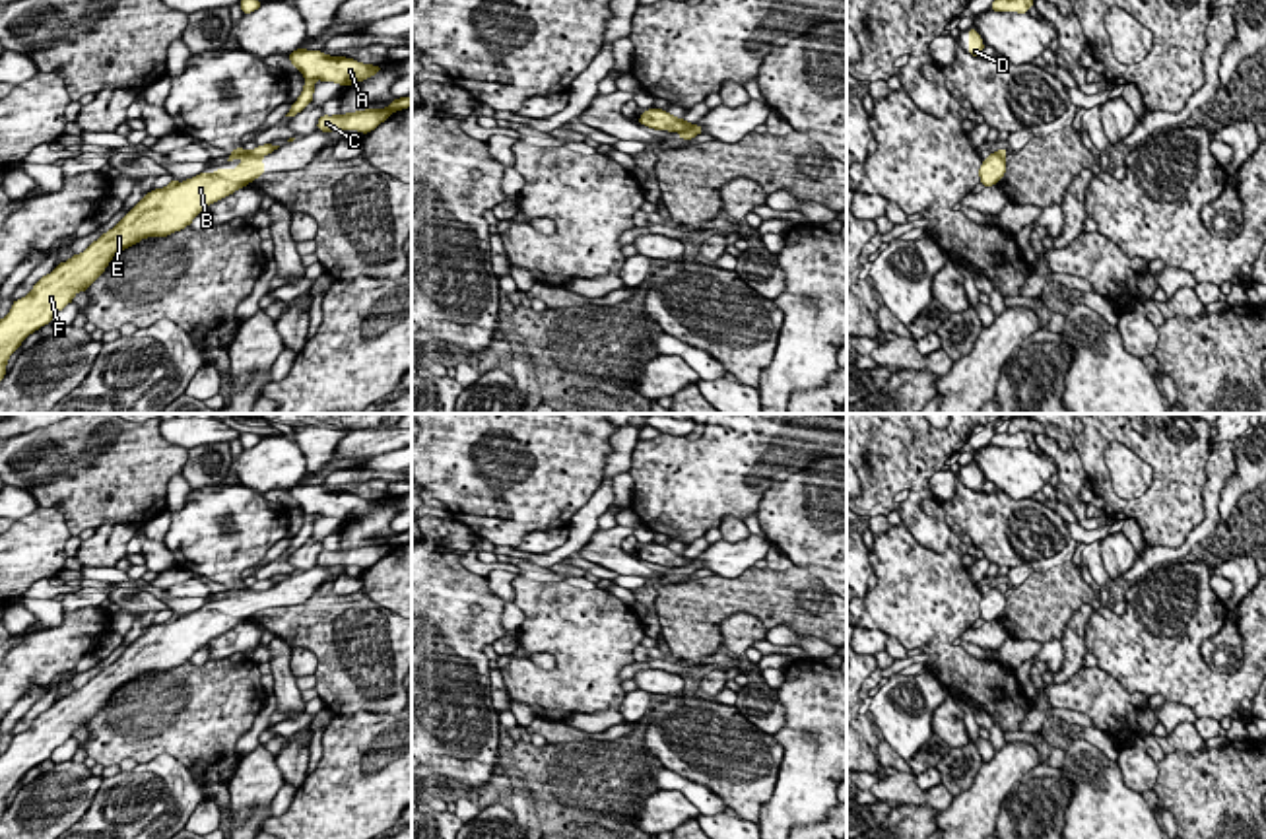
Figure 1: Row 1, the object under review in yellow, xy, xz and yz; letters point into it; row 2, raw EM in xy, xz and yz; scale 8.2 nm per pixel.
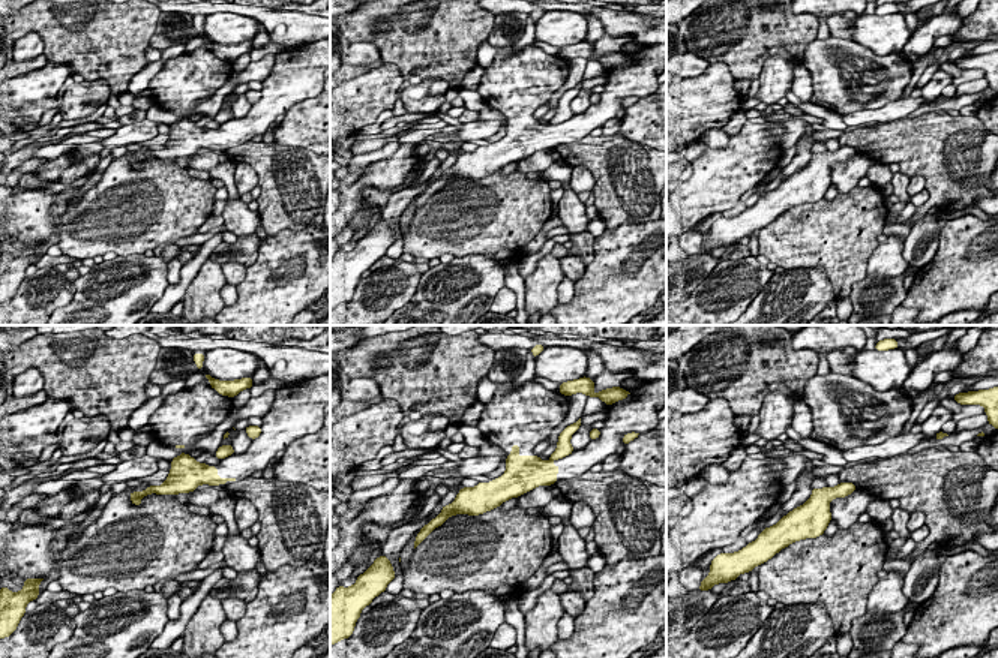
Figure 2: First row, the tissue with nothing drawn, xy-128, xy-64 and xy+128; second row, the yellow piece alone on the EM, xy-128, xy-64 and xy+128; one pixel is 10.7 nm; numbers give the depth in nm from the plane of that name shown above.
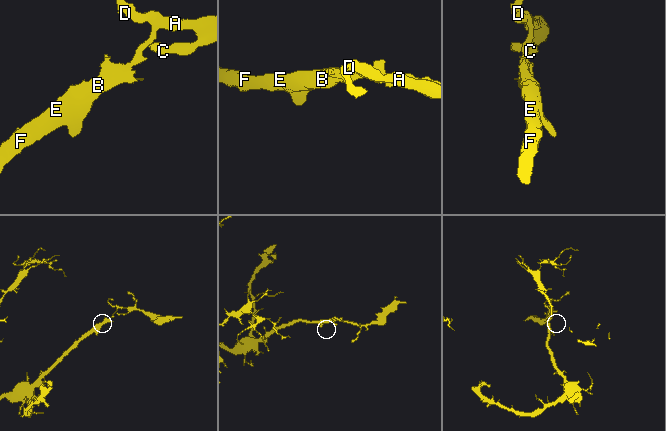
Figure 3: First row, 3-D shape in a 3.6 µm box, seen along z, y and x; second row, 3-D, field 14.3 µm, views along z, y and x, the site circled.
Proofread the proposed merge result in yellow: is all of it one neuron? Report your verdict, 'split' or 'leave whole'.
split

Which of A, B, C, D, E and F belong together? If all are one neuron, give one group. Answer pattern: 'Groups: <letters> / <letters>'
Groups: A C D / B E F

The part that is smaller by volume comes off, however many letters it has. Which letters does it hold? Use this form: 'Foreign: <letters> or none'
Foreign: A, C, D

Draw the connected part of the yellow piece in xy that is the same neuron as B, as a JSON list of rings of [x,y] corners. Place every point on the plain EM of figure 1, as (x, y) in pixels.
[[[245,583],[231,585],[227,596],[243,592],[237,604],[216,604],[214,608],[200,608],[184,618],[175,614],[165,623],[153,623],[126,651],[97,676],[93,676],[83,688],[70,691],[60,697],[50,709],[43,711],[31,724],[29,730],[16,734],[10,748],[0,754],[0,816],[6,812],[6,798],[10,790],[21,781],[21,777],[74,736],[78,726],[87,722],[105,707],[113,691],[146,672],[167,672],[175,666],[184,664],[192,654],[204,647],[210,639],[233,629],[247,621],[254,614],[266,608],[262,592],[249,588]]]

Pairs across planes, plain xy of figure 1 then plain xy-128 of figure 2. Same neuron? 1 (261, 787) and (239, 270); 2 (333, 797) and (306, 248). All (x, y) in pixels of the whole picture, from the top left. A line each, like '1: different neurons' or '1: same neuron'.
1: different neurons
2: same neuron

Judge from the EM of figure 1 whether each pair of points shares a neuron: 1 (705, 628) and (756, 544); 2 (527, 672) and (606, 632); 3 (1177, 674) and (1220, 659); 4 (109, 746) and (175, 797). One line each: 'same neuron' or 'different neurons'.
1: different neurons
2: same neuron
3: different neurons
4: different neurons

